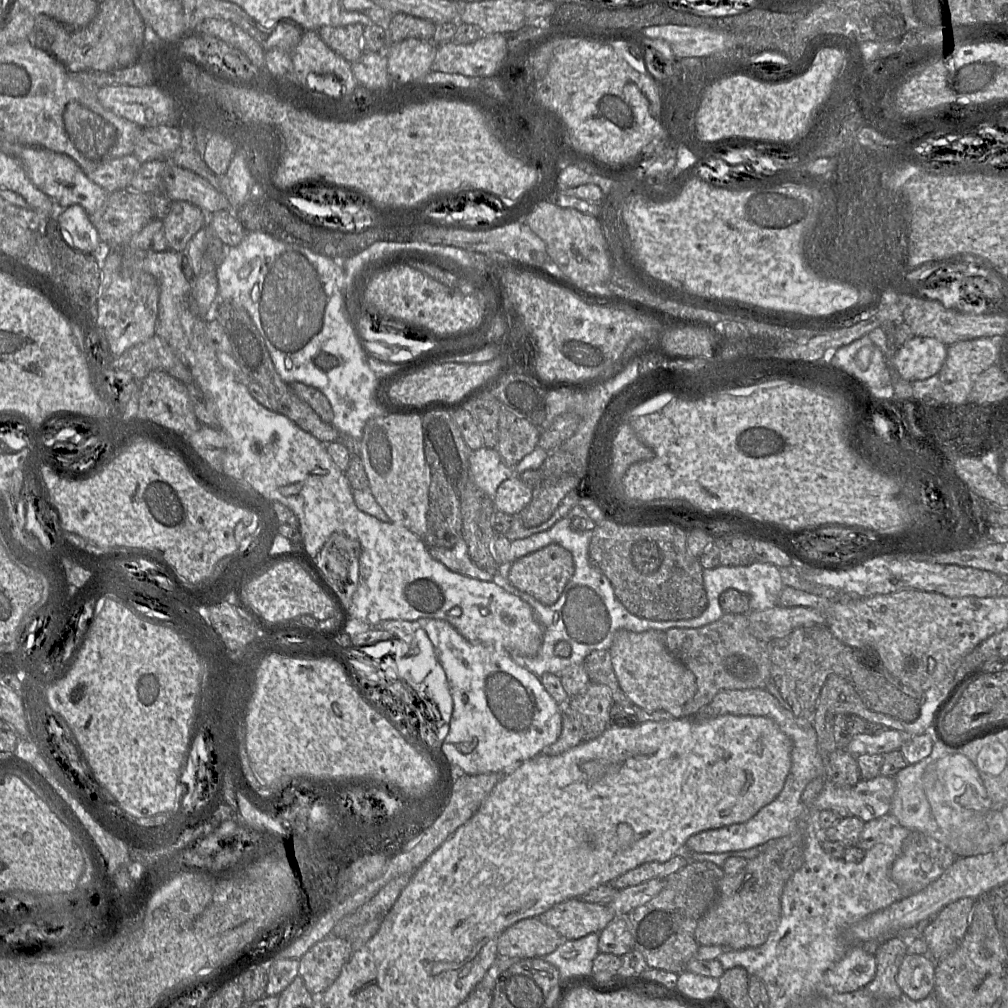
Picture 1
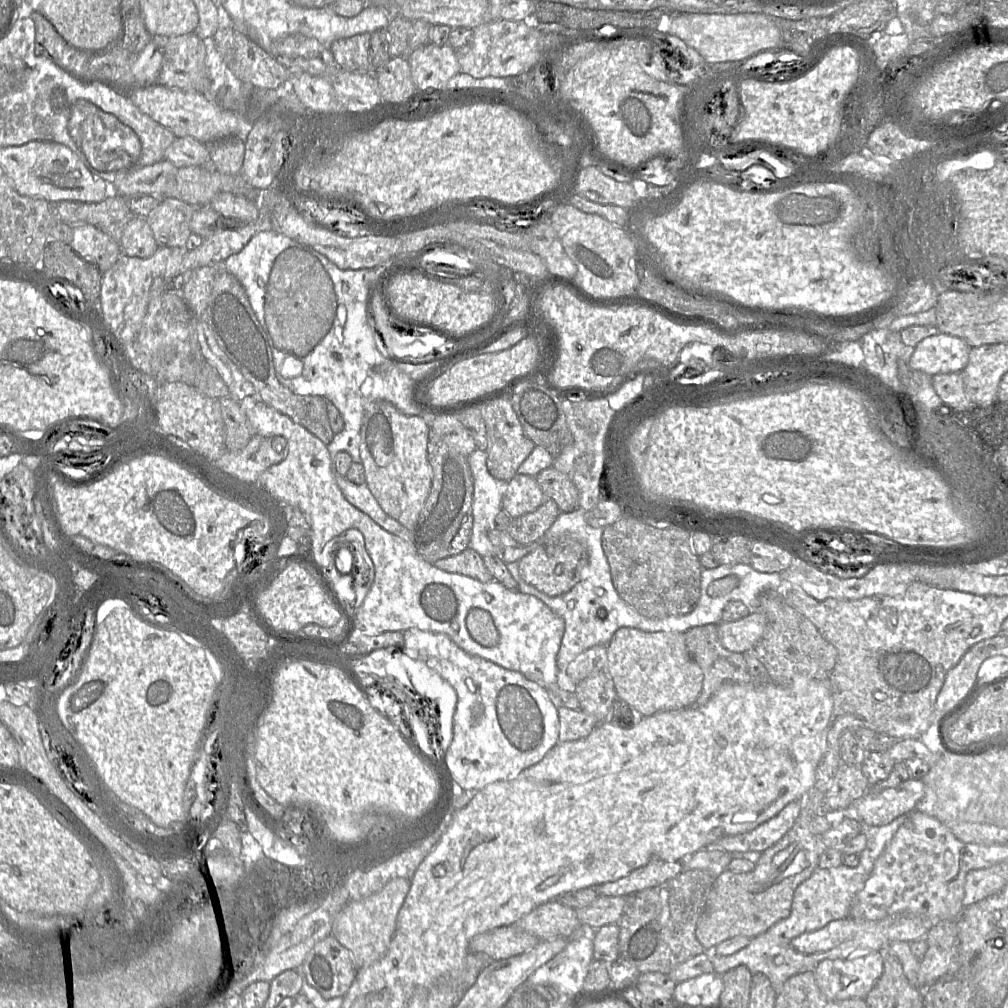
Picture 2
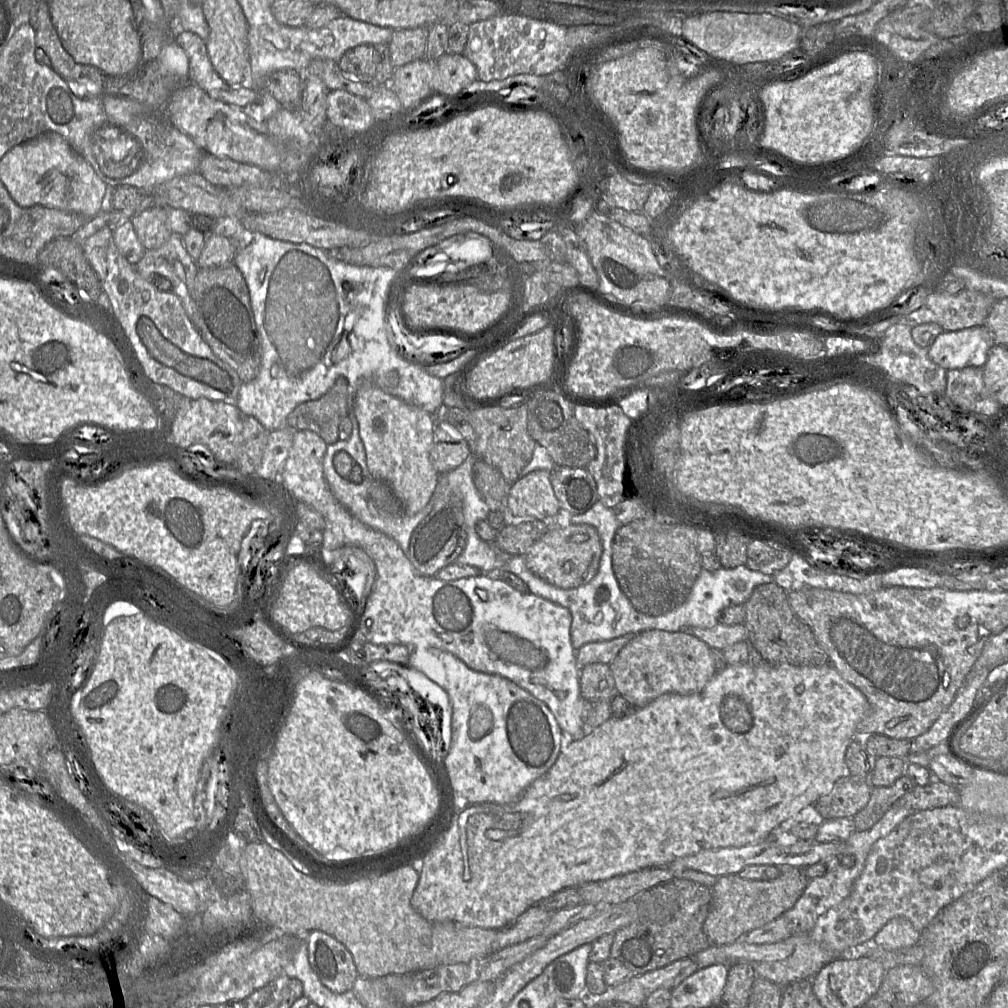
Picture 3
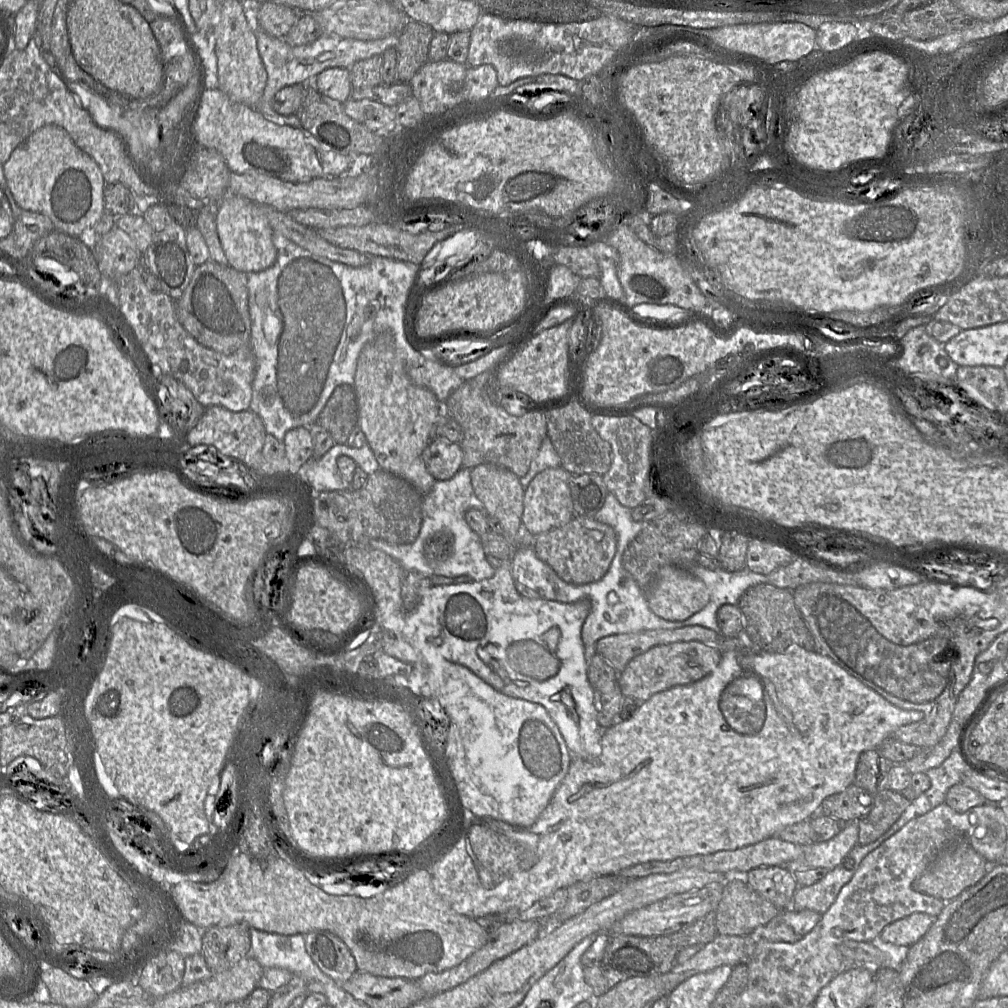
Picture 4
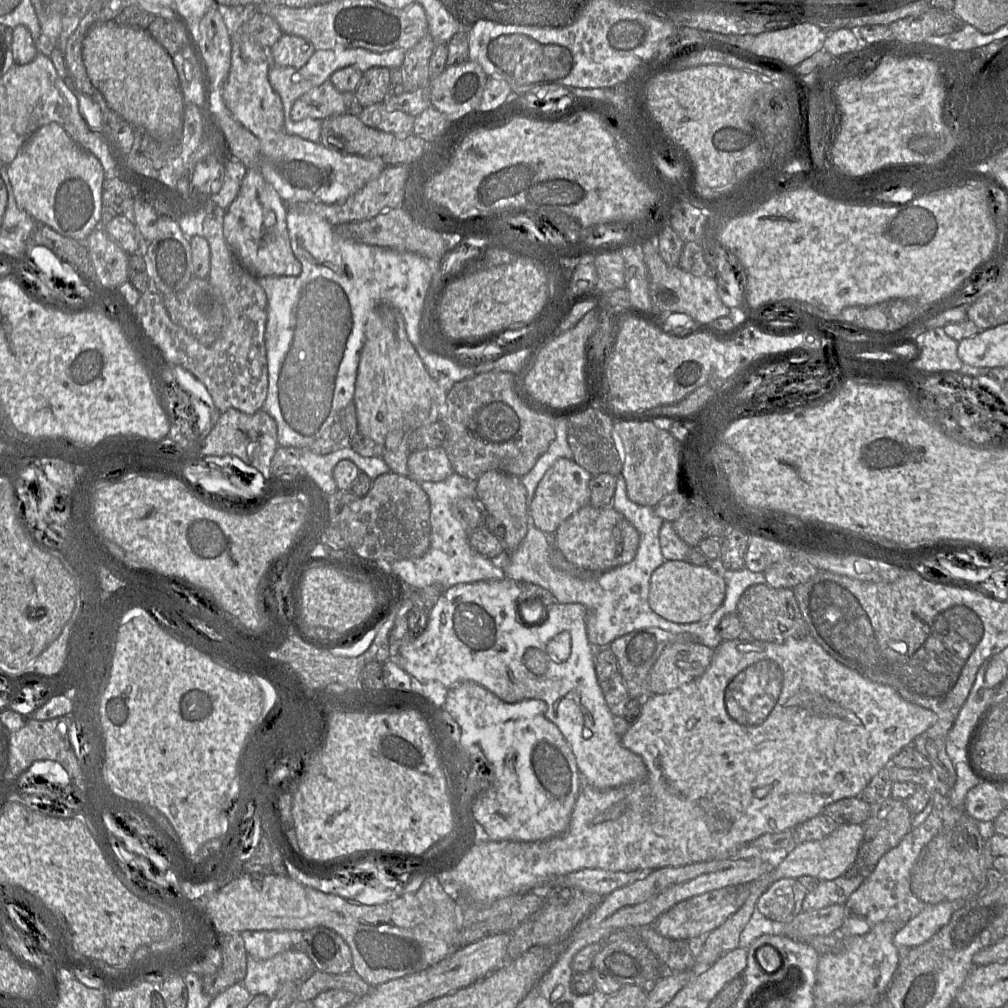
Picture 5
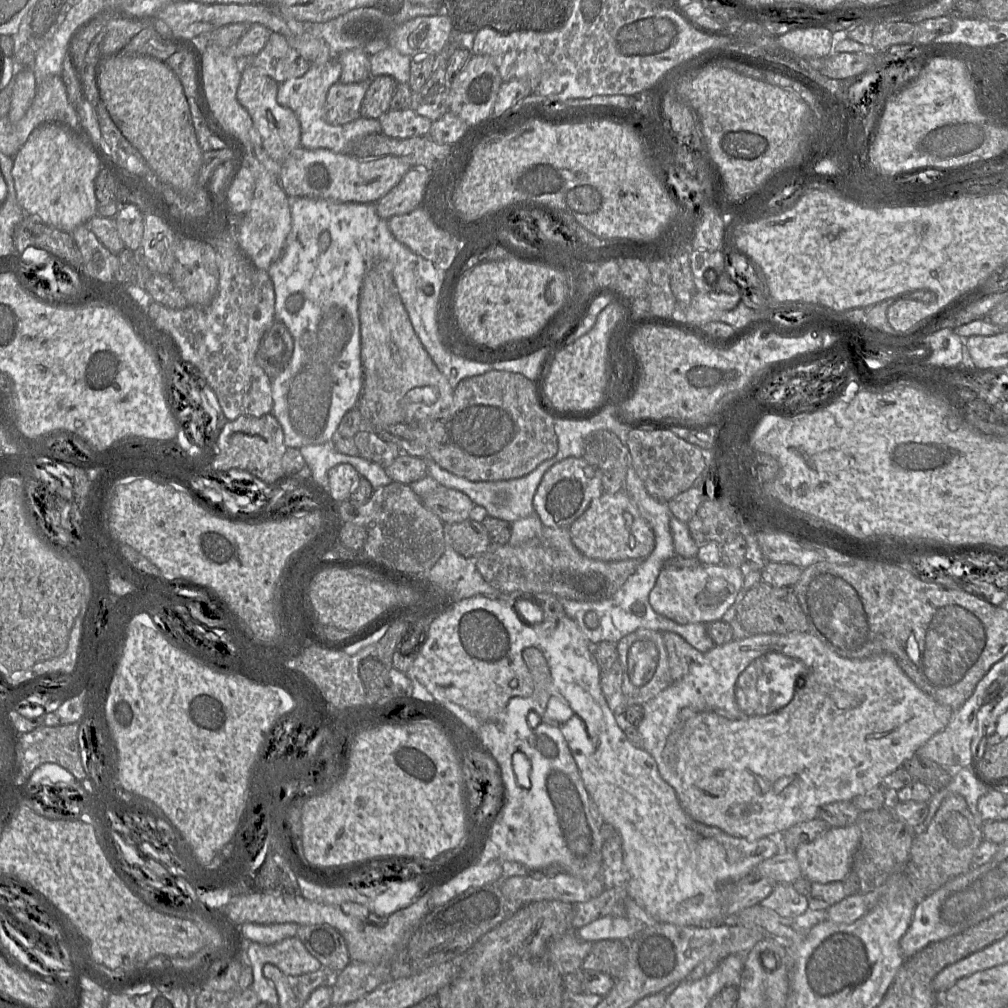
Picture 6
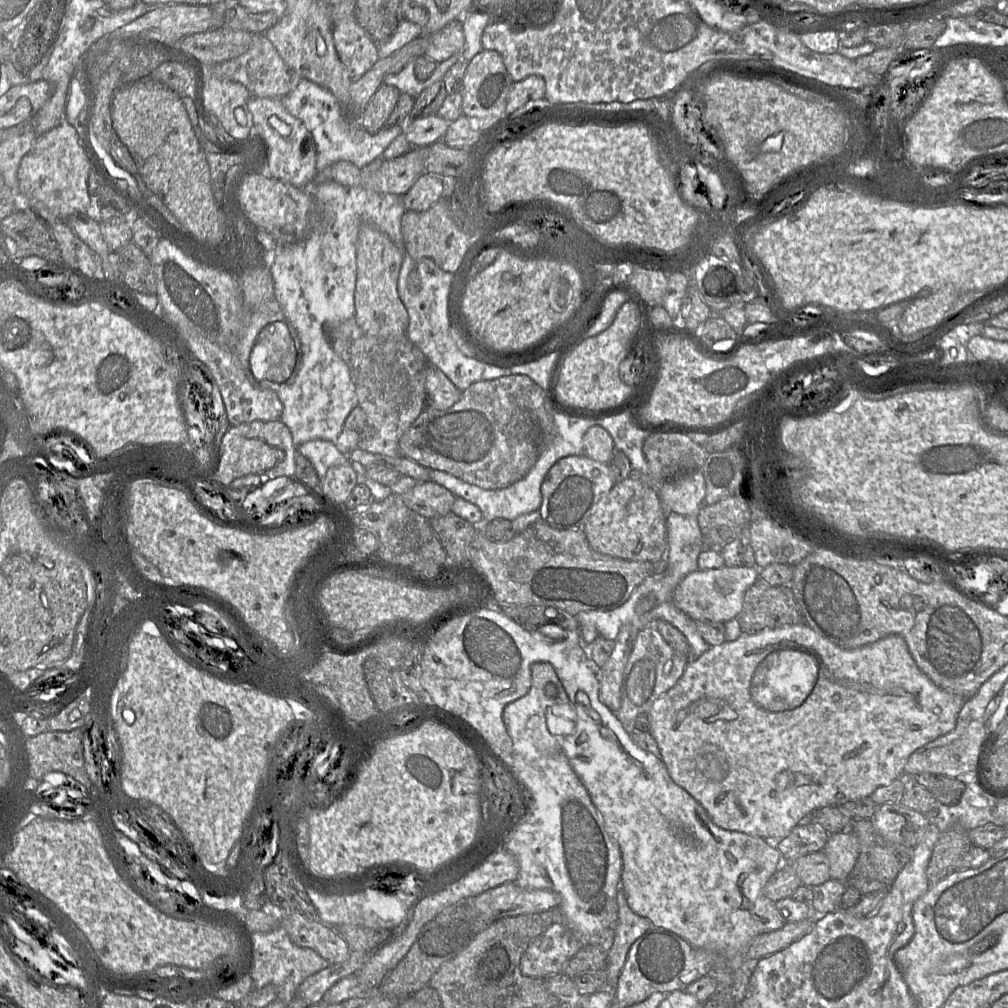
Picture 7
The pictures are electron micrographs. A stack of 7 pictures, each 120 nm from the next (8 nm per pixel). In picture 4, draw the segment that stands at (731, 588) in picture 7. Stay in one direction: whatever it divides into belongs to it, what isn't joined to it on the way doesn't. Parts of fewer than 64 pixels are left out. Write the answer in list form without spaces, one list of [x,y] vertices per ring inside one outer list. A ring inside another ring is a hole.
[[[673,565],[663,566],[652,581],[650,588],[646,589],[646,599],[649,608],[657,616],[666,620],[686,620],[695,613],[702,610],[710,600],[710,592],[705,583],[693,575],[689,570],[682,569]]]

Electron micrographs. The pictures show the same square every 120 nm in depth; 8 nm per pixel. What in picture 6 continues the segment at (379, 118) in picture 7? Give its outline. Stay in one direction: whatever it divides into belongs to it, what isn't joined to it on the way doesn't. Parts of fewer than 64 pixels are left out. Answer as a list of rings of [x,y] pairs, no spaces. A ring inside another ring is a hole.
[[[390,76],[371,78],[360,108],[360,117],[379,119],[390,109],[397,82]]]

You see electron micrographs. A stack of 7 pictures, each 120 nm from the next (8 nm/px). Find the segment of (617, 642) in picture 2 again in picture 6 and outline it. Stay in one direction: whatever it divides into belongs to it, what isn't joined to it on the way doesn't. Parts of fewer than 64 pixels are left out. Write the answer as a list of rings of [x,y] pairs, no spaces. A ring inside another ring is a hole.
[[[661,633],[667,649],[672,682],[677,682],[687,675],[695,663],[702,661],[704,653],[695,649],[676,633]]]

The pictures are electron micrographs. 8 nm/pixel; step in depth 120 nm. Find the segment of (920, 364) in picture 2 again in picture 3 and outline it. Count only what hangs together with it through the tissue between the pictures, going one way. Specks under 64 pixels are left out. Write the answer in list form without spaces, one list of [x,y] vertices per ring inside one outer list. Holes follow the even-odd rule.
[[[975,326],[942,332],[928,348],[928,355],[934,363],[946,370],[983,368],[993,345],[991,331],[985,326]]]

